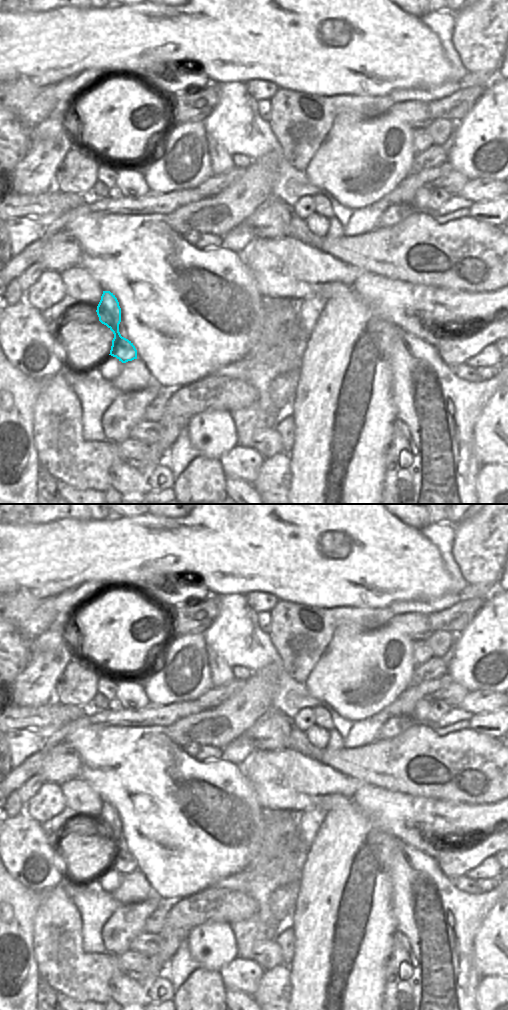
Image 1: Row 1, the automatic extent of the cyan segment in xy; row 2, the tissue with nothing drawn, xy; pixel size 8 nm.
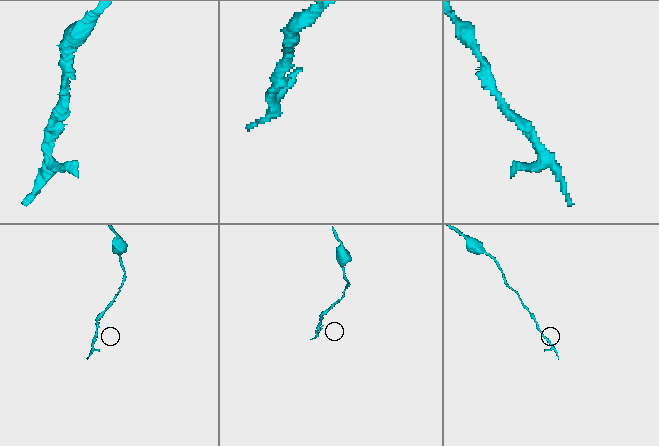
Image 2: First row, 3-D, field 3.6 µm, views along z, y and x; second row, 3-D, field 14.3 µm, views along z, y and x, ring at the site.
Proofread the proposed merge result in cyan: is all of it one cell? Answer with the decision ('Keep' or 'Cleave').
Keep.

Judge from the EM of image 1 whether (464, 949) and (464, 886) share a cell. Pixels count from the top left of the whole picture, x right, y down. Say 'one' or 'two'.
two

